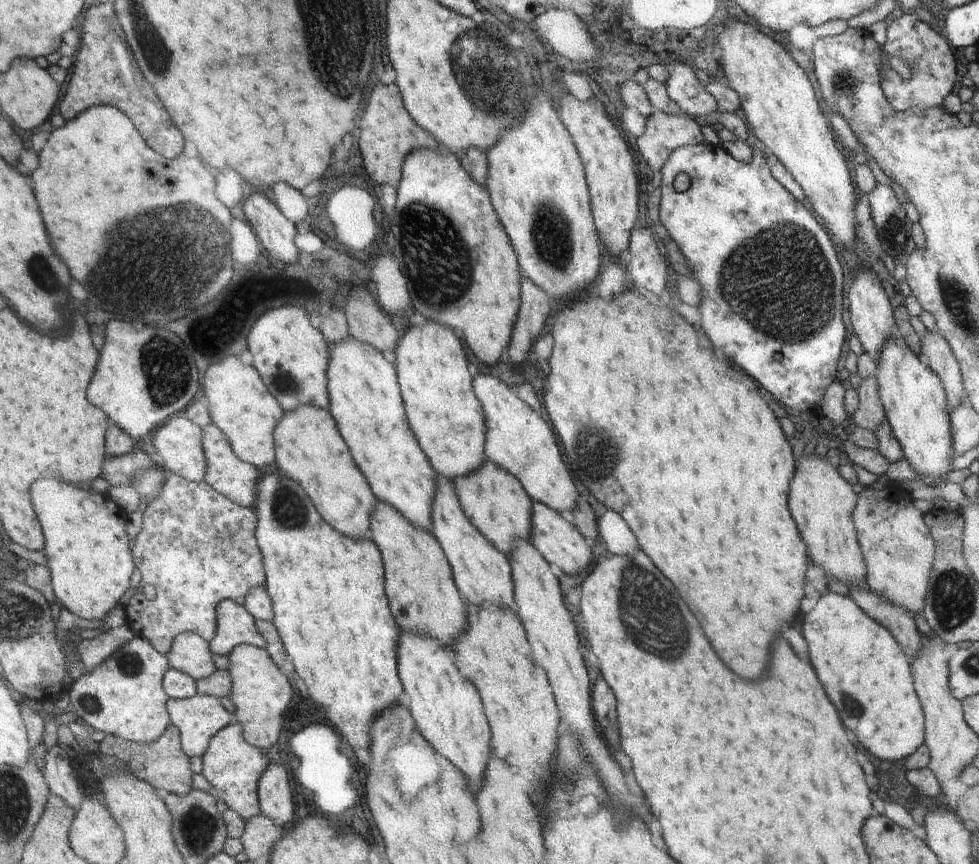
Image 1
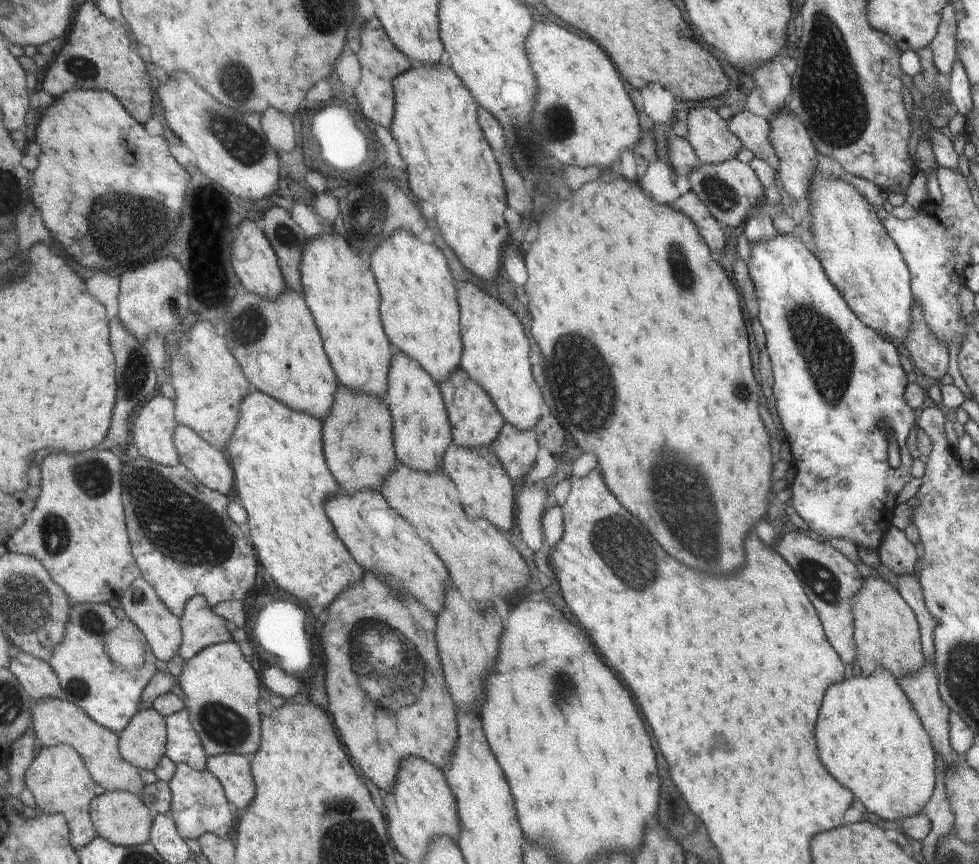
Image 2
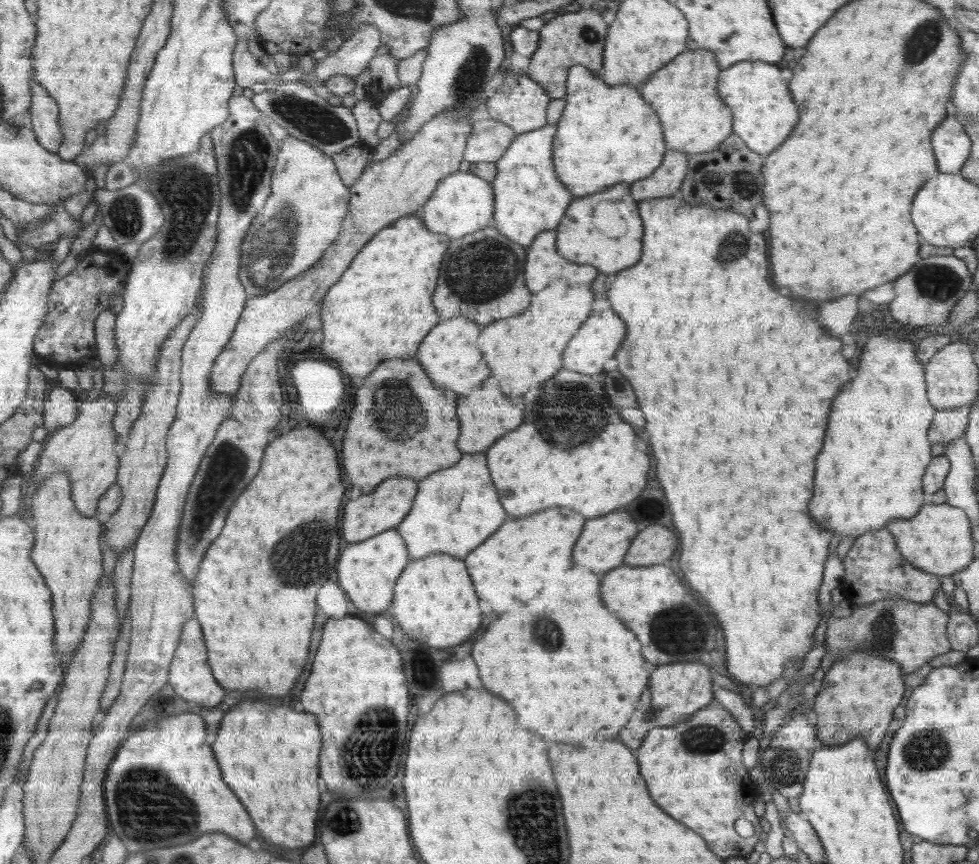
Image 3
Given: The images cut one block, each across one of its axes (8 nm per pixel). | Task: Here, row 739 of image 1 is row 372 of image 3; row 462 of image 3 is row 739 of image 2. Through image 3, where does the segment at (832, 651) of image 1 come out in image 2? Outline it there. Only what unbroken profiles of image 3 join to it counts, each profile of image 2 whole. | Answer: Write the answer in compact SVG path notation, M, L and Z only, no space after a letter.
M878 667L869 677L853 677L830 688L830 696L822 702L822 720L818 720L818 748L822 748L822 764L842 780L868 812L884 820L909 819L920 815L936 788L932 741L918 716L912 701L898 684L898 678L884 667Z

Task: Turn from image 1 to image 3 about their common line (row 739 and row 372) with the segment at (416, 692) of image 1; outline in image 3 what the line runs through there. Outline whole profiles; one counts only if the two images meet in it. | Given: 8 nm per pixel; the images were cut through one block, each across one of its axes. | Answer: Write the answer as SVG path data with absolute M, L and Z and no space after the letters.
M460 316L446 320L442 322L442 326L439 324L436 328L438 330L434 330L434 334L430 332L430 336L426 336L426 340L422 341L416 353L416 360L426 370L426 374L434 378L434 386L444 386L460 396L466 396L490 378L490 368L486 366L480 350L476 348L476 338L480 330L474 322Z

